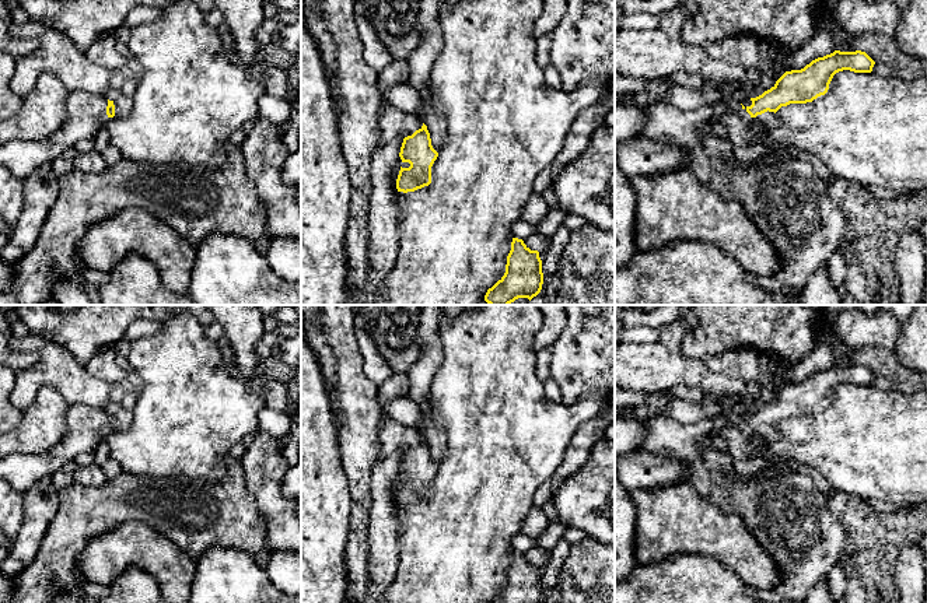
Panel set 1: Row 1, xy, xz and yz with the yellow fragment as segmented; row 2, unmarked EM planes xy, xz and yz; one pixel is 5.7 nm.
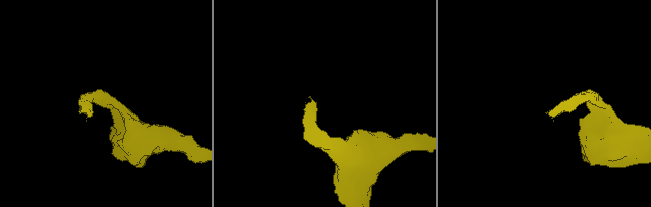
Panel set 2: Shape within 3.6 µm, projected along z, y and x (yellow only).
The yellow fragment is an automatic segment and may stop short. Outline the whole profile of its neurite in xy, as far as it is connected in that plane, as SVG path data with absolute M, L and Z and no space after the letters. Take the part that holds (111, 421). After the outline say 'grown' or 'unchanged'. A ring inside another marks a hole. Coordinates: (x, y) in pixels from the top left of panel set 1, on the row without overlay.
M81 404L69 407L66 423L67 434L50 451L43 453L13 453L0 457L0 478L7 480L17 491L25 492L36 481L49 478L80 453L94 452L99 442L105 439L106 432L115 430L113 414L109 414L105 409L92 409Z; grown

